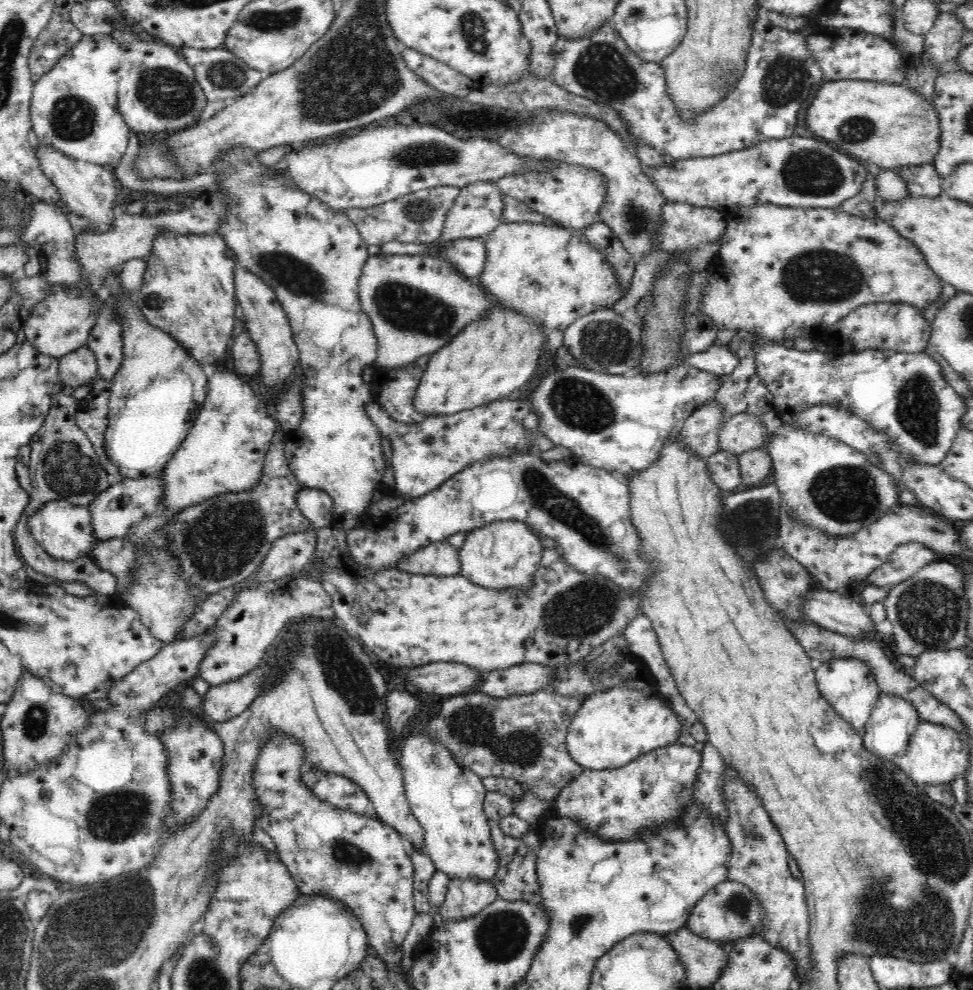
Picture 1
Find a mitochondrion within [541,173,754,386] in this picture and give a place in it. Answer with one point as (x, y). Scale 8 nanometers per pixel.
(607, 342)

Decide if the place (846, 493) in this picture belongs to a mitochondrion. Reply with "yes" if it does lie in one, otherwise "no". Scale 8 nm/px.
yes

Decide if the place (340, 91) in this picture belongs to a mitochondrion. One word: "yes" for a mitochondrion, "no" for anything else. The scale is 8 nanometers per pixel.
yes

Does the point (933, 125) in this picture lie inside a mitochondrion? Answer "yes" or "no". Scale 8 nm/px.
no

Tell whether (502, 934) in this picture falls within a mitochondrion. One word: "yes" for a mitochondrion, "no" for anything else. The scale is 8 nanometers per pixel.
yes

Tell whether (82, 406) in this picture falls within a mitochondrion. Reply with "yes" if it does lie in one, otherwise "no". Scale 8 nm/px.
no

